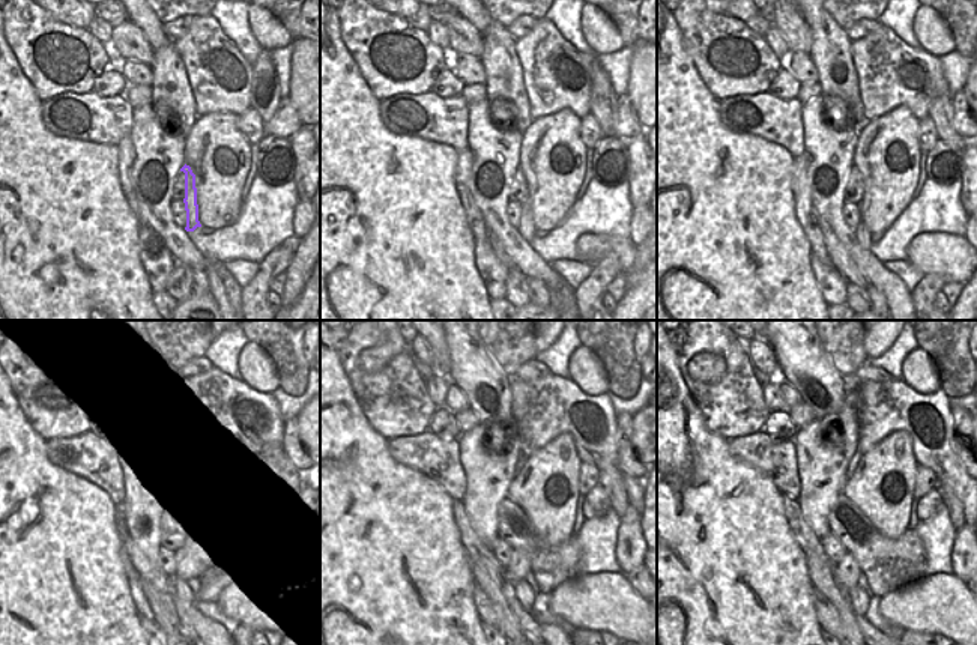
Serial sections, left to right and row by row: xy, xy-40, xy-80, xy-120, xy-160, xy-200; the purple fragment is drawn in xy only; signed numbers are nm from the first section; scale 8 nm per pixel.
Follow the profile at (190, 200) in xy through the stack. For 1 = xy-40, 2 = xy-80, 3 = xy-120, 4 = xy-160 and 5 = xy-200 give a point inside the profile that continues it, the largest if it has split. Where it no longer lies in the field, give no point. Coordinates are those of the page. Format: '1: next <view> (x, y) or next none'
1: next xy-40 (526, 229)
2: next xy-80 (863, 235)
3: next xy-120 (185, 590)
4: next xy-160 (525, 594)
5: next xy-200 (860, 599)

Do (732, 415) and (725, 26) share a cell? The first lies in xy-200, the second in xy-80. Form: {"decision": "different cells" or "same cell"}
{"decision": "same cell"}

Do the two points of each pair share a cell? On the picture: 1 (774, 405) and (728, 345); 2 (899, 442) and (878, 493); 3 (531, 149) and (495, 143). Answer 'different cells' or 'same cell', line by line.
1: different cells
2: same cell
3: different cells

